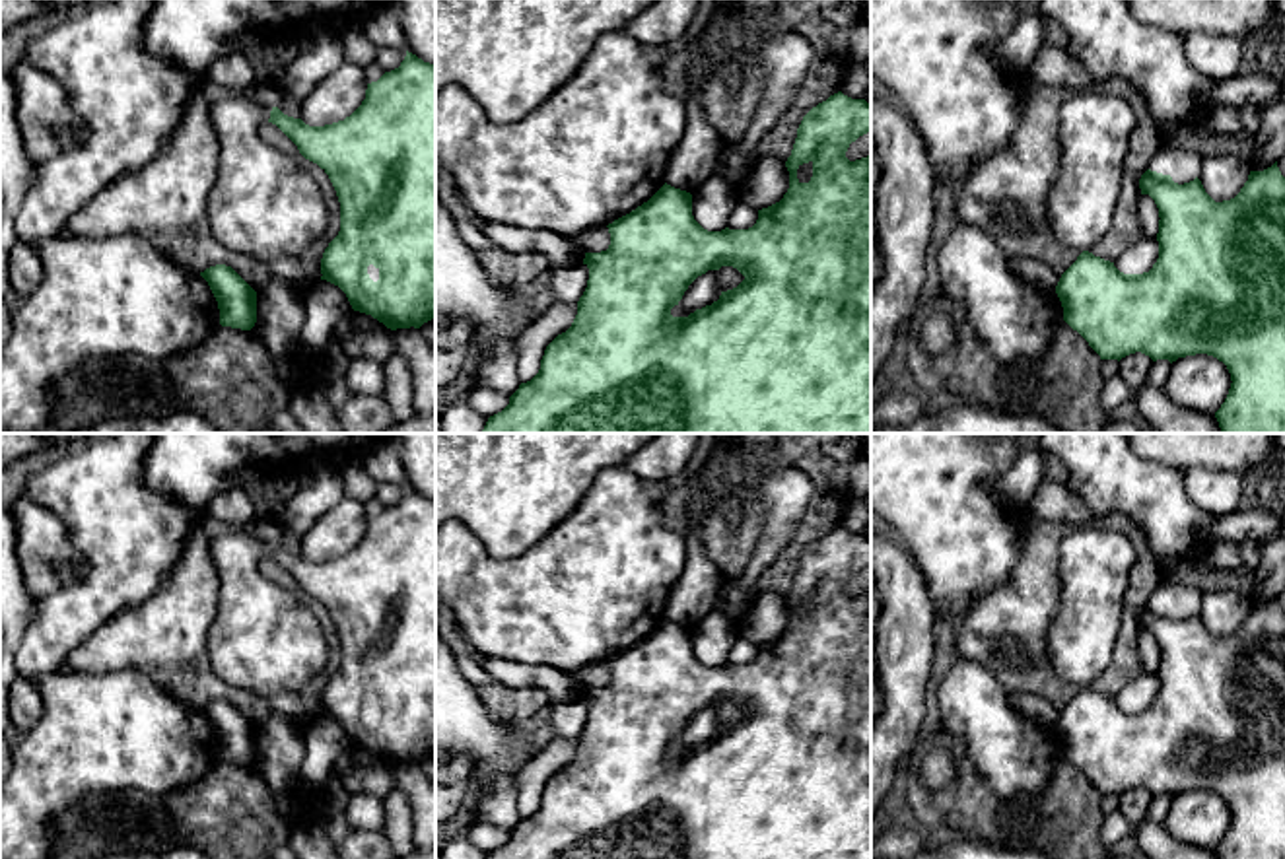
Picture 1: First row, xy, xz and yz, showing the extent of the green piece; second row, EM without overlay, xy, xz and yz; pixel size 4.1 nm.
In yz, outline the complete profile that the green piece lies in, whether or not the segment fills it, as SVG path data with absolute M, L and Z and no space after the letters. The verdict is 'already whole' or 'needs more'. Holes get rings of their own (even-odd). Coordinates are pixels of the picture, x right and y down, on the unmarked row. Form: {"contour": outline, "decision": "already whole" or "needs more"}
{"contour": "M1277 597L1264 606L1250 606L1248 616L1240 628L1223 637L1215 637L1196 612L1190 618L1178 620L1170 610L1163 610L1147 604L1139 614L1141 630L1149 630L1159 643L1159 694L1149 707L1124 709L1114 698L1094 692L1083 686L1077 696L1061 709L1056 729L1063 742L1063 756L1077 766L1089 781L1100 791L1100 795L1122 795L1129 789L1141 787L1153 797L1168 795L1170 799L1178 793L1207 789L1223 797L1231 808L1231 824L1215 847L1219 859L1285 859L1285 612L1281 610Z", "decision": "already whole"}

